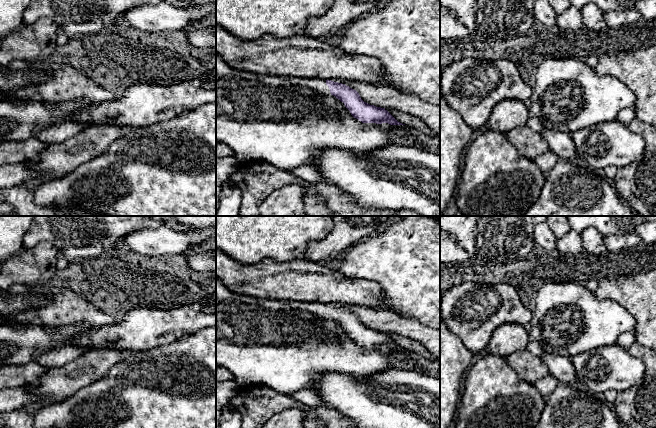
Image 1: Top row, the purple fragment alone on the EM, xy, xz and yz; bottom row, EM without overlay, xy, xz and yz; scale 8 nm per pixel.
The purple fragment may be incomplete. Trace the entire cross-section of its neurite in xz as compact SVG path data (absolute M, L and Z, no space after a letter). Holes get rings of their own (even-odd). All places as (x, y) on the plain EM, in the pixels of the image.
M286 301L292 308L317 315L323 319L333 319L350 335L351 339L362 347L388 347L405 349L398 346L385 332L364 326L359 317L345 308L319 302Z

